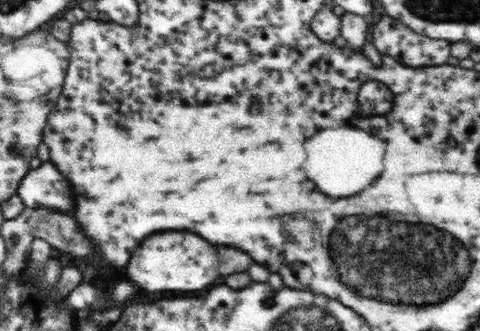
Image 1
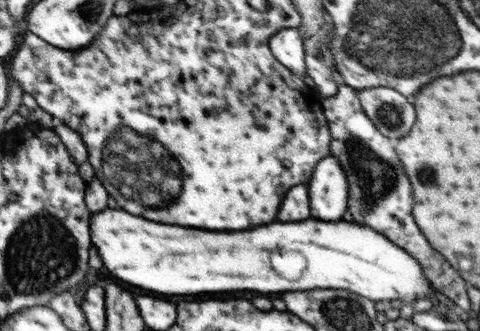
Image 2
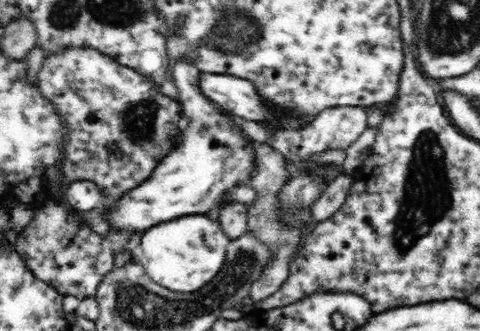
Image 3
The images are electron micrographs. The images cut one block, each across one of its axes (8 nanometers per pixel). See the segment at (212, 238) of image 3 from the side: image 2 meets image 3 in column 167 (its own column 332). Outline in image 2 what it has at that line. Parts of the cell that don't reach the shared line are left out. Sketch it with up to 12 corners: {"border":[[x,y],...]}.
{"border":[[105,208],[93,246],[157,294],[425,300],[419,262],[353,222],[205,232]]}

